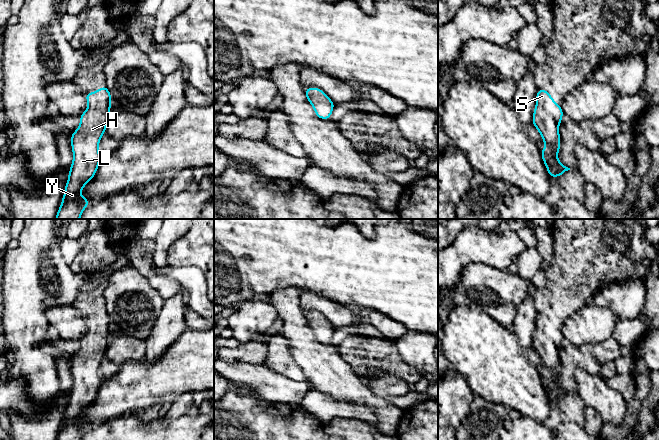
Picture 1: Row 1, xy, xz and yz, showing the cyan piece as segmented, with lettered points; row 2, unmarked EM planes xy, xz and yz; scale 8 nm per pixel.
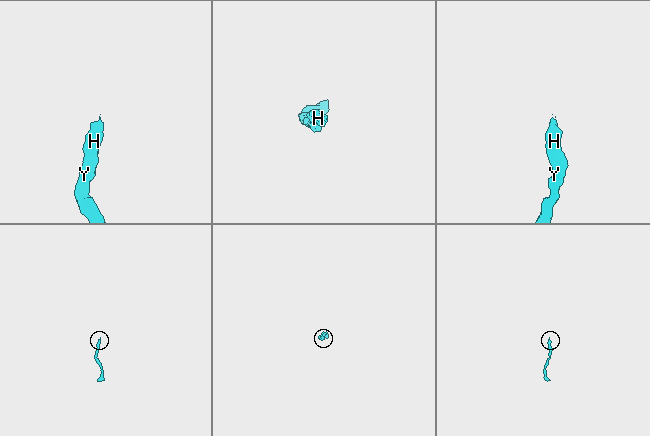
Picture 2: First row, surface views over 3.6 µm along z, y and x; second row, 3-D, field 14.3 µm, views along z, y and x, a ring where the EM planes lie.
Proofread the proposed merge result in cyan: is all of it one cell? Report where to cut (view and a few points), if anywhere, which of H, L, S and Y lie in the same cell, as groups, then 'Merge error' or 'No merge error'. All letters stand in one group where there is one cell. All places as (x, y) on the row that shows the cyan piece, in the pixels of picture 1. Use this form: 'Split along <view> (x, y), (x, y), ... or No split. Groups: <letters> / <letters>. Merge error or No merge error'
No split. Groups: H L S Y. No merge error

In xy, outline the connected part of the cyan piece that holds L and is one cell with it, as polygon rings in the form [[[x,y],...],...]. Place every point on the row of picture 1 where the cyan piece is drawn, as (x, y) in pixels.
[[[104,84],[94,92],[84,93],[84,96],[88,102],[88,108],[79,116],[80,125],[77,130],[71,133],[73,161],[64,188],[64,196],[55,219],[80,219],[82,212],[90,204],[89,199],[80,196],[80,192],[95,176],[101,161],[98,146],[103,134],[106,132],[106,126],[110,119],[109,111],[112,106],[111,92],[107,89],[106,84]]]

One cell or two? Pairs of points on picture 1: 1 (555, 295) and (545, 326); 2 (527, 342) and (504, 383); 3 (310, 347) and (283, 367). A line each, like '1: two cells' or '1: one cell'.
1: one cell
2: two cells
3: two cells

